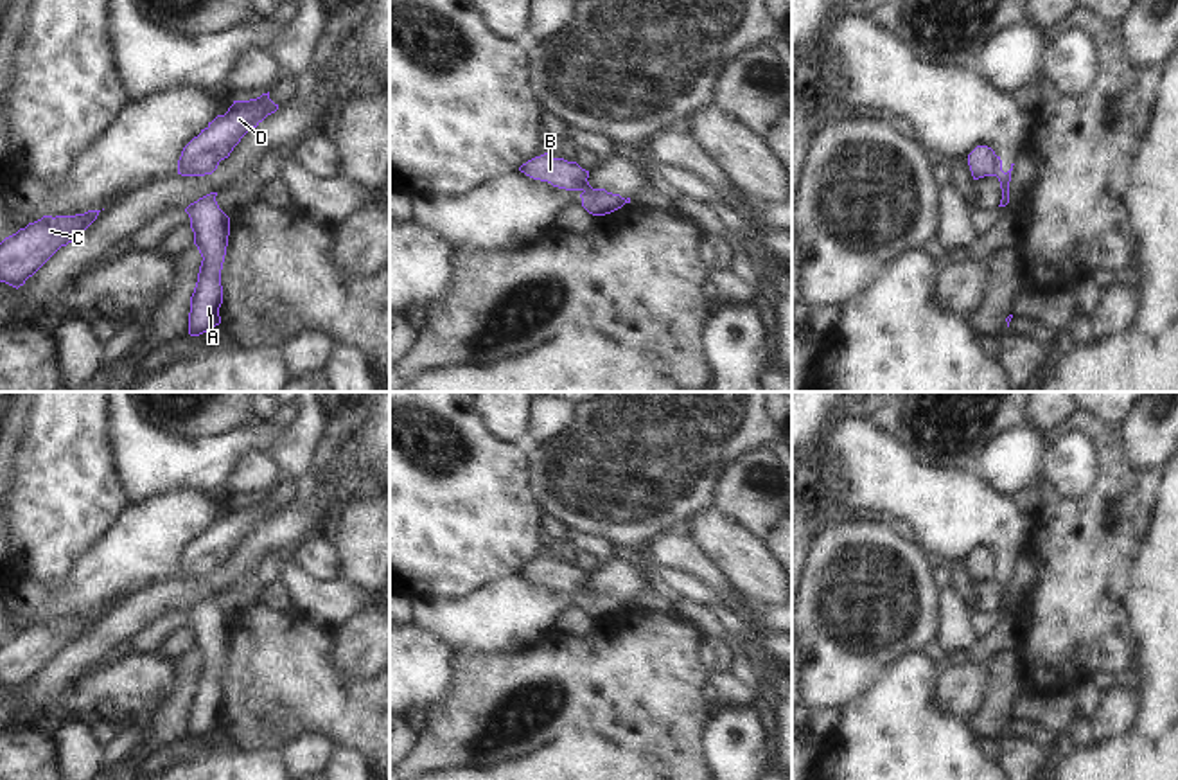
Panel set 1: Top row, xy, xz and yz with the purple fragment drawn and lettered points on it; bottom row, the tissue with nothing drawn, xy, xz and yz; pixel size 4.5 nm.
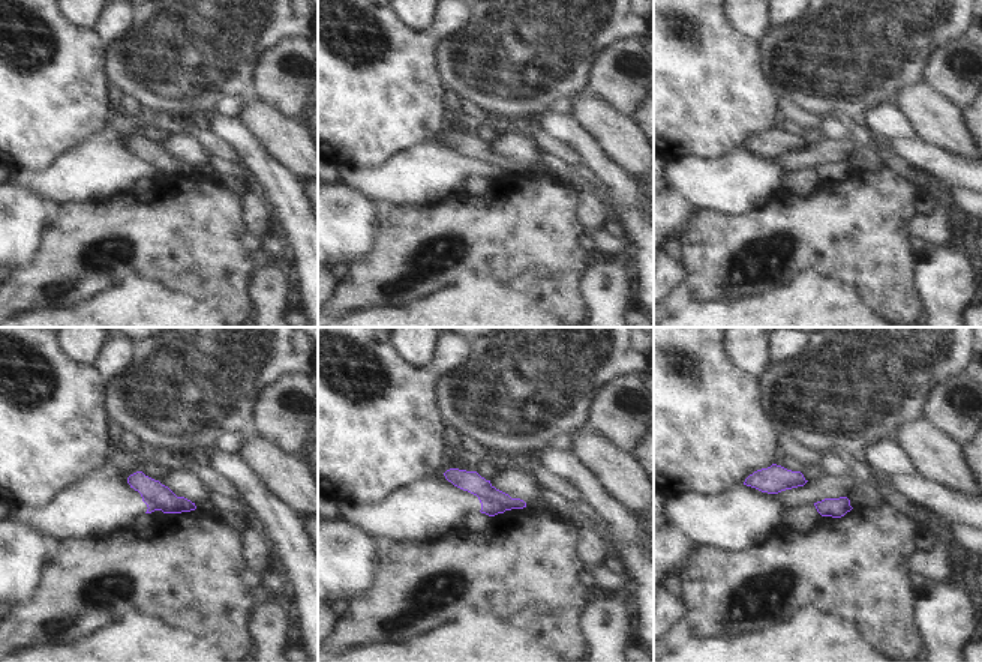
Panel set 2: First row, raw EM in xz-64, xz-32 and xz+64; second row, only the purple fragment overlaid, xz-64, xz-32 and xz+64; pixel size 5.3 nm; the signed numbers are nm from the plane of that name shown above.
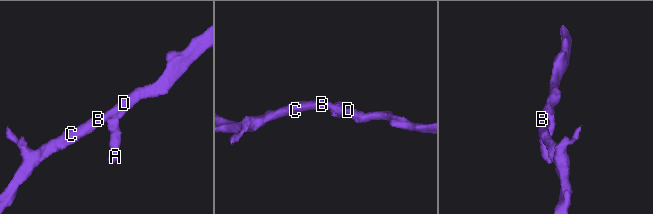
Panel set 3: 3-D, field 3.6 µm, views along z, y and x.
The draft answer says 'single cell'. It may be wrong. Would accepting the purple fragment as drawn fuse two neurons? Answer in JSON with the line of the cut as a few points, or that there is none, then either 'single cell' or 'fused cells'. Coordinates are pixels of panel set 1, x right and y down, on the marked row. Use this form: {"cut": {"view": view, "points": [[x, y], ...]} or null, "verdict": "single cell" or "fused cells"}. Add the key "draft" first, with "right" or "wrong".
{"draft": "wrong", "cut": {"view": "xz", "points": [[584, 189], [611, 194]]}, "verdict": "fused cells"}

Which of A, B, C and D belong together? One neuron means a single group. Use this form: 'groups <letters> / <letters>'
groups A / B C D

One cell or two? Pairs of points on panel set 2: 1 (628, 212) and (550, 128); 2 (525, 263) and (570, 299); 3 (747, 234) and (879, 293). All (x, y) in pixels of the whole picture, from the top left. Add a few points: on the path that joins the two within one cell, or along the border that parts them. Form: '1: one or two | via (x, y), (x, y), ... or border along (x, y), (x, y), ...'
1: one | via (616, 188), (574, 138)
2: one | via (535, 264), (559, 288)
3: one | via (780, 230), (819, 233), (846, 260)

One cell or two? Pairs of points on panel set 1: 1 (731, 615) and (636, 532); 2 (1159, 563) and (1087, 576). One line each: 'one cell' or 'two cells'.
1: two cells
2: two cells

